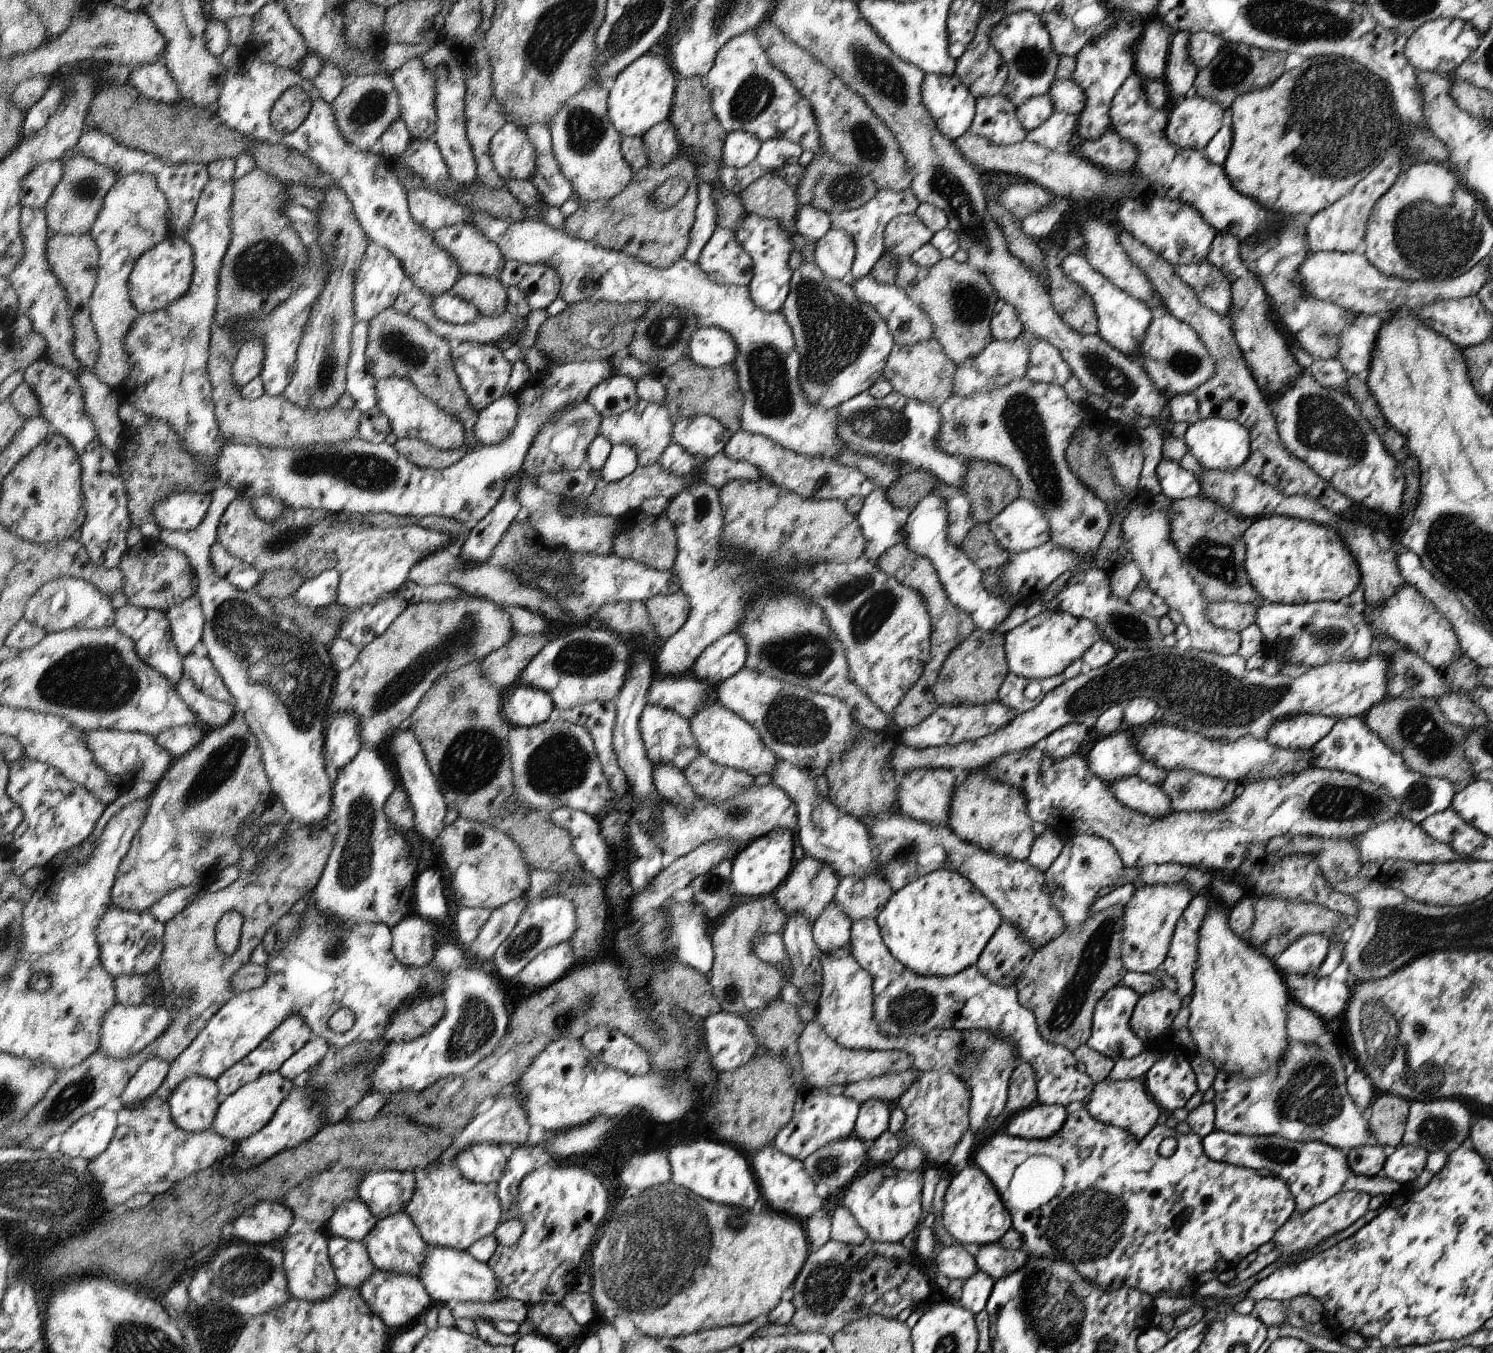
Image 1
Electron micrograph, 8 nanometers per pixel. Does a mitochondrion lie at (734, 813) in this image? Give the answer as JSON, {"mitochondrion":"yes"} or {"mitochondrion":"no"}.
{"mitochondrion":"yes"}

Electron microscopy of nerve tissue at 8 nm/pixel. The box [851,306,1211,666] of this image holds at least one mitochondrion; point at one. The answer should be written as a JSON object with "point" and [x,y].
{"point":[1021,415]}

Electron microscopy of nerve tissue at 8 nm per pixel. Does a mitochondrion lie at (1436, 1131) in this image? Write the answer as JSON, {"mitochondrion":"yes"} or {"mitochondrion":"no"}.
{"mitochondrion":"yes"}

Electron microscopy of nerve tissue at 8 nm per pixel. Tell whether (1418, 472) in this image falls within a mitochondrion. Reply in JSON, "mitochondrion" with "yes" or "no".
{"mitochondrion":"no"}

